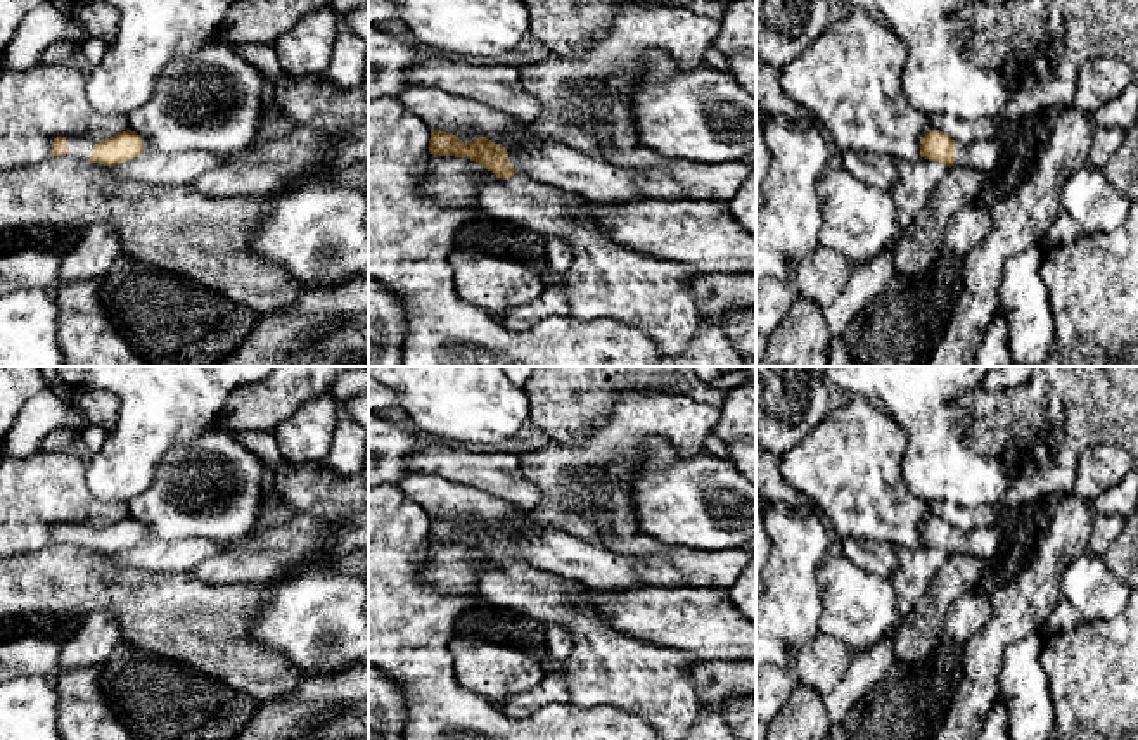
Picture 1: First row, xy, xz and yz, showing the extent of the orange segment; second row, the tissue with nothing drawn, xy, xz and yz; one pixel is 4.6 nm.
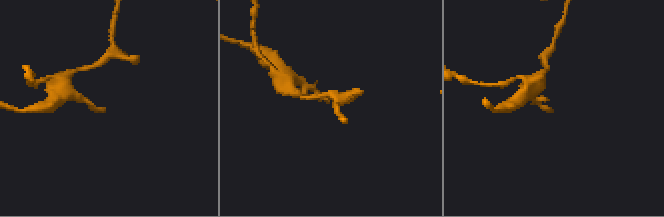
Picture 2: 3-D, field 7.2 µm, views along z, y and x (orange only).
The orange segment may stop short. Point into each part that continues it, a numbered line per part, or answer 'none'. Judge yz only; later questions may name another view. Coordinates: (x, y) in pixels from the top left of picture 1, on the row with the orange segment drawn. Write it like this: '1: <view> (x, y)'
1: yz (984, 154)

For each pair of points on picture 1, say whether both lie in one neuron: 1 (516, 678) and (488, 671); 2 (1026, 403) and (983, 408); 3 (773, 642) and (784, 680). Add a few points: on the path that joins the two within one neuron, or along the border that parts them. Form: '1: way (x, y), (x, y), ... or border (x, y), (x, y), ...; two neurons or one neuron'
1: way (509, 673), (495, 671); one neuron
2: way (1016, 405), (993, 407); one neuron
3: border (773, 661), (791, 671); two neurons

